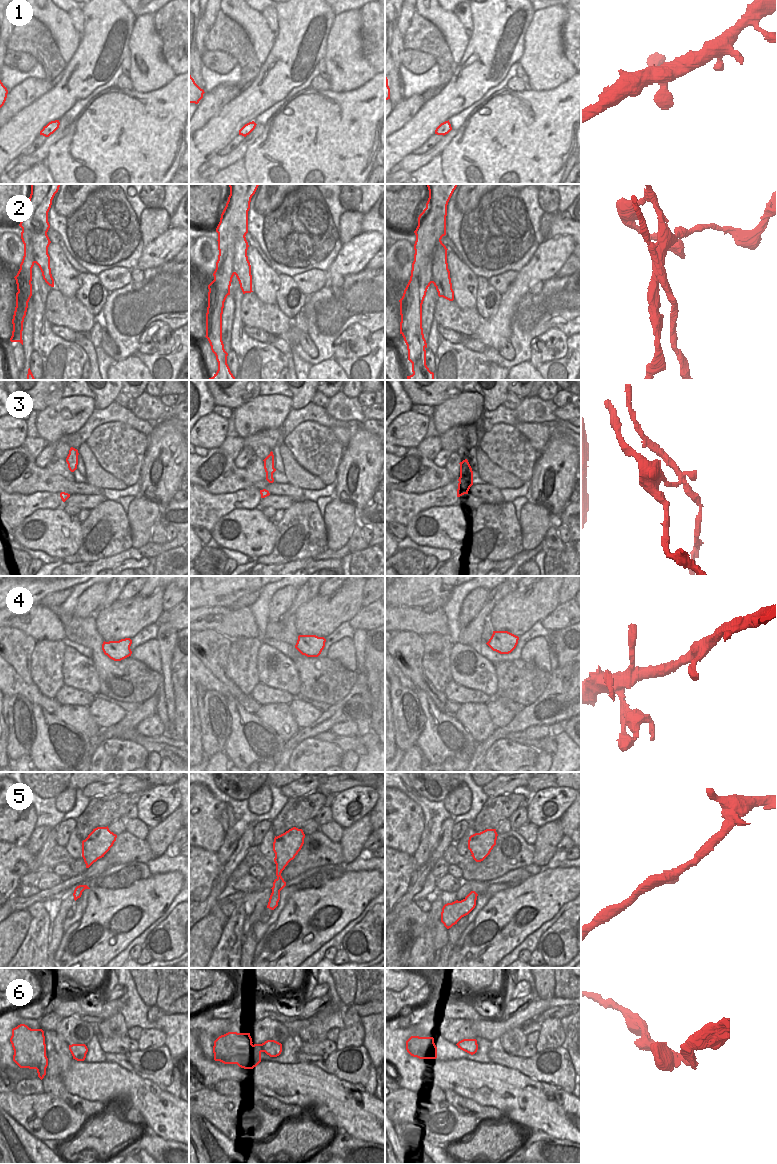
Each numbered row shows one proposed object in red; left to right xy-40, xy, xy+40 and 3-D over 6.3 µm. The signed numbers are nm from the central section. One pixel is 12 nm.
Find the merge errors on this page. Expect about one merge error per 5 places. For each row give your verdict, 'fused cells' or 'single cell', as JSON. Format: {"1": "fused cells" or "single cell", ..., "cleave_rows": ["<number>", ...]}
{"1": "single cell", "2": "fused cells", "3": "fused cells", "4": "single cell", "5": "single cell", "6": "single cell", "cleave_rows": ["2", "3"]}

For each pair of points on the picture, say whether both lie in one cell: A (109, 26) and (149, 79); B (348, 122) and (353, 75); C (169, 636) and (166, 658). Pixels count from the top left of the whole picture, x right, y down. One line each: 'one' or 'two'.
A: two
B: two
C: one

